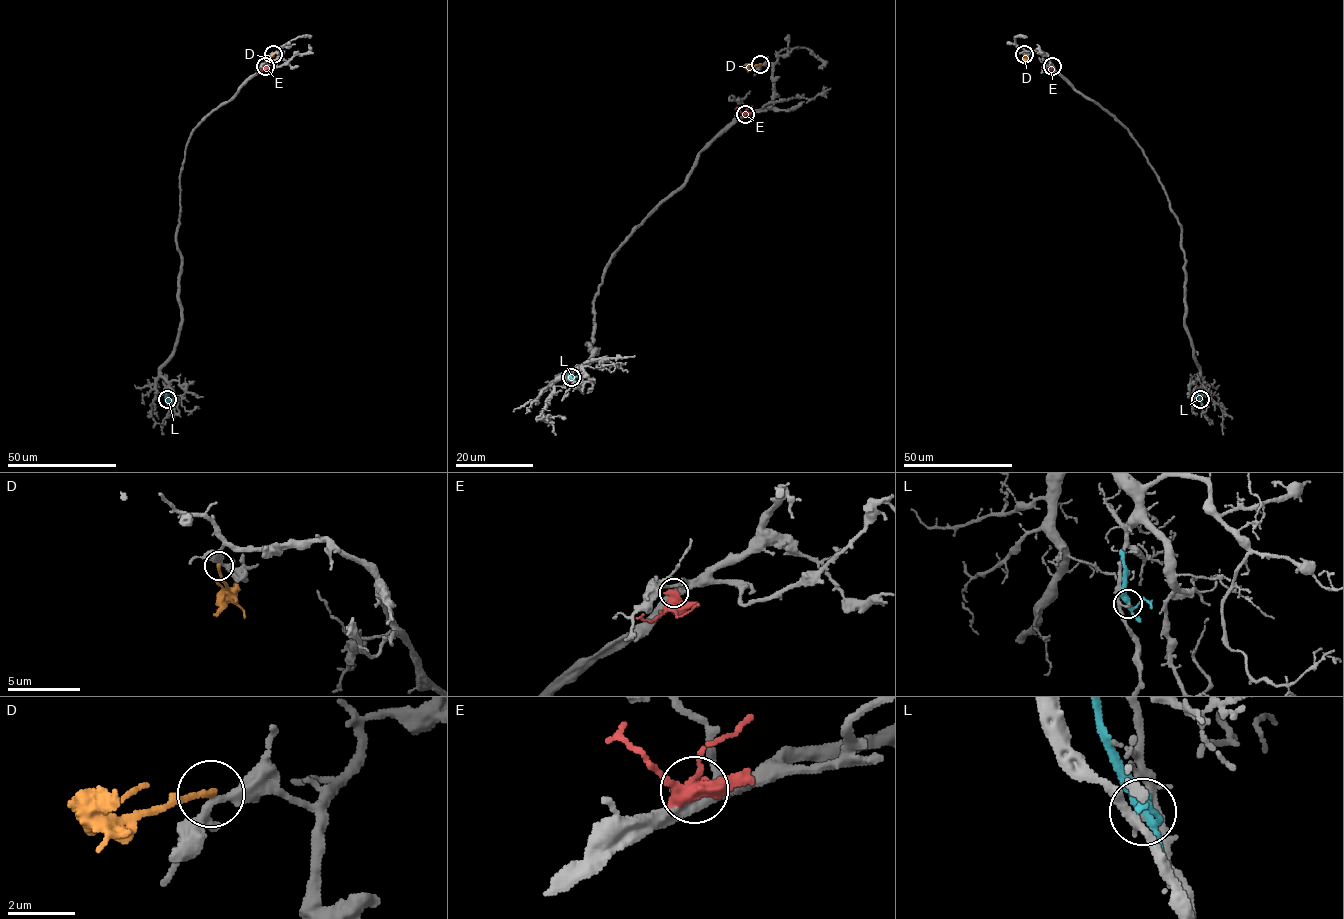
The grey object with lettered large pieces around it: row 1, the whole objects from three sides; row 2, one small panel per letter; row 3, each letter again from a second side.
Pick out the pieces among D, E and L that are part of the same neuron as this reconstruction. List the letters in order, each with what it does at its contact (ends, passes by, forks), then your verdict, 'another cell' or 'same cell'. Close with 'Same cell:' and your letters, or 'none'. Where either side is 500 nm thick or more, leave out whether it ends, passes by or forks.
D: it ends; same cell
E: it ends; another cell
L: it forks; another cell
Same cell: D

